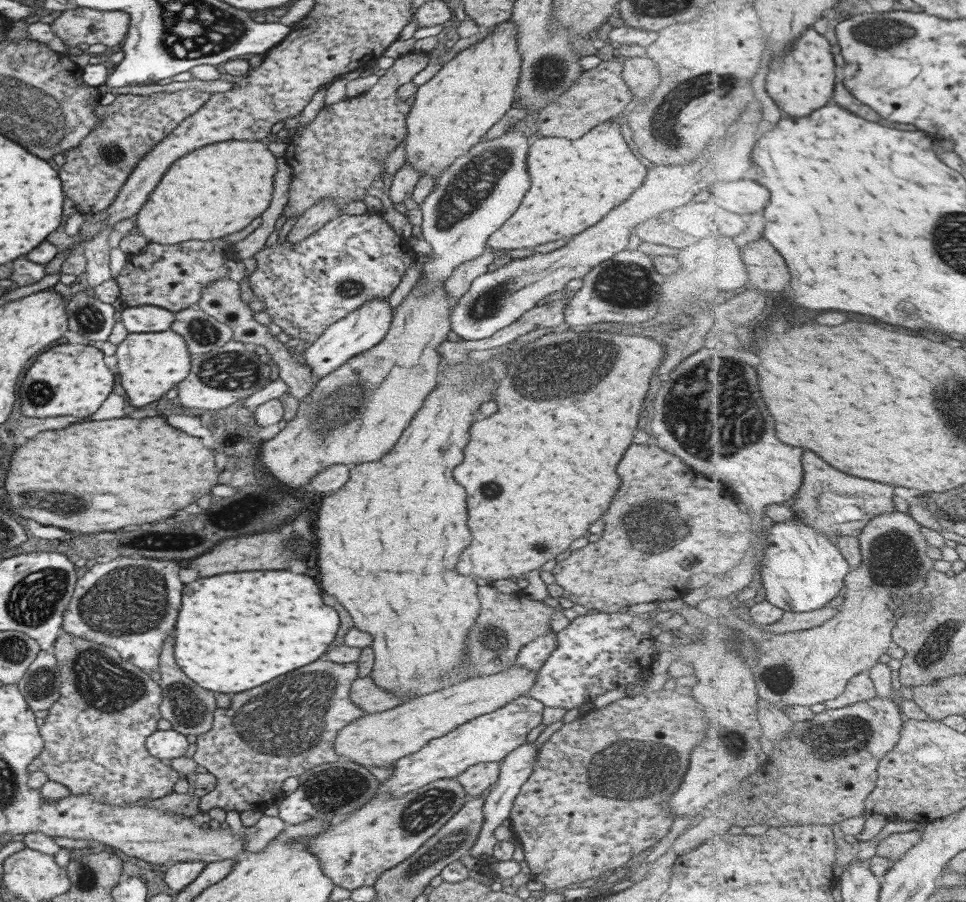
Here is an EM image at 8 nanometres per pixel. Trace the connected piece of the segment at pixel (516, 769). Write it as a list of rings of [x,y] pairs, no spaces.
[[[531,742],[531,744],[521,744],[521,746],[515,748],[513,752],[509,752],[509,755],[503,758],[501,764],[499,764],[498,777],[494,782],[493,788],[486,795],[482,806],[483,825],[481,825],[481,831],[479,831],[473,846],[468,850],[470,856],[481,862],[491,856],[491,848],[493,848],[493,845],[497,842],[497,840],[492,837],[493,830],[495,830],[497,826],[500,826],[503,820],[508,818],[513,799],[517,796],[519,787],[531,774],[532,765],[535,763],[535,756],[537,755],[537,748],[535,748],[535,744],[533,743],[534,742]]]

